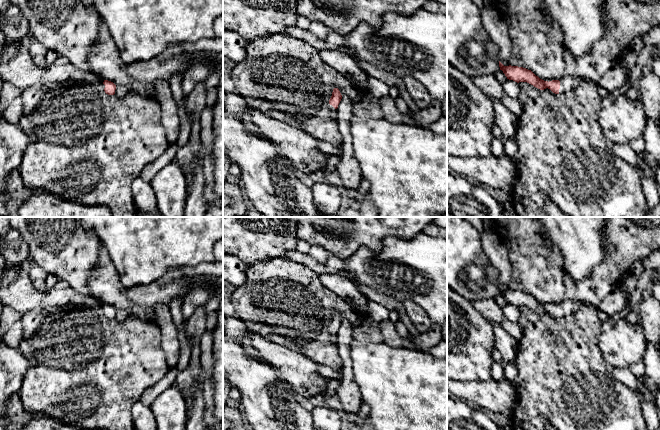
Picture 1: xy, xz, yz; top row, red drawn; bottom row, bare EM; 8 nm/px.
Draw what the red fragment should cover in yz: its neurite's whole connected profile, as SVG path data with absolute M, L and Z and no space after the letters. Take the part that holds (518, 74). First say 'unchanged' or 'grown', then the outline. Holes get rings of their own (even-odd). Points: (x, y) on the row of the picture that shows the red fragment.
grown; M500 61L499 67L509 80L513 80L517 83L527 82L540 90L548 88L553 93L560 95L564 95L567 91L575 89L580 83L585 81L581 77L564 75L560 80L551 80L548 82L540 79L531 70L523 67L504 66Z

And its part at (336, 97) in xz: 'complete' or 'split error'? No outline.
split error

